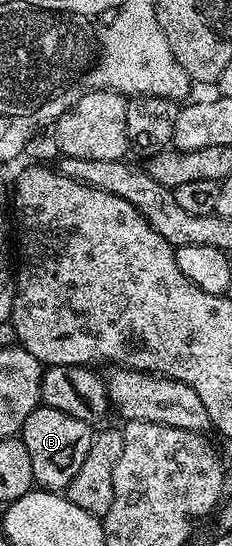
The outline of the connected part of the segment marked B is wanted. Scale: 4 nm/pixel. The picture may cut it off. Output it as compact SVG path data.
M40 405L25 417L21 438L25 449L29 449L29 462L33 465L36 484L44 491L63 493L89 454L93 427L77 417L69 417L69 413L61 413L61 409Z

